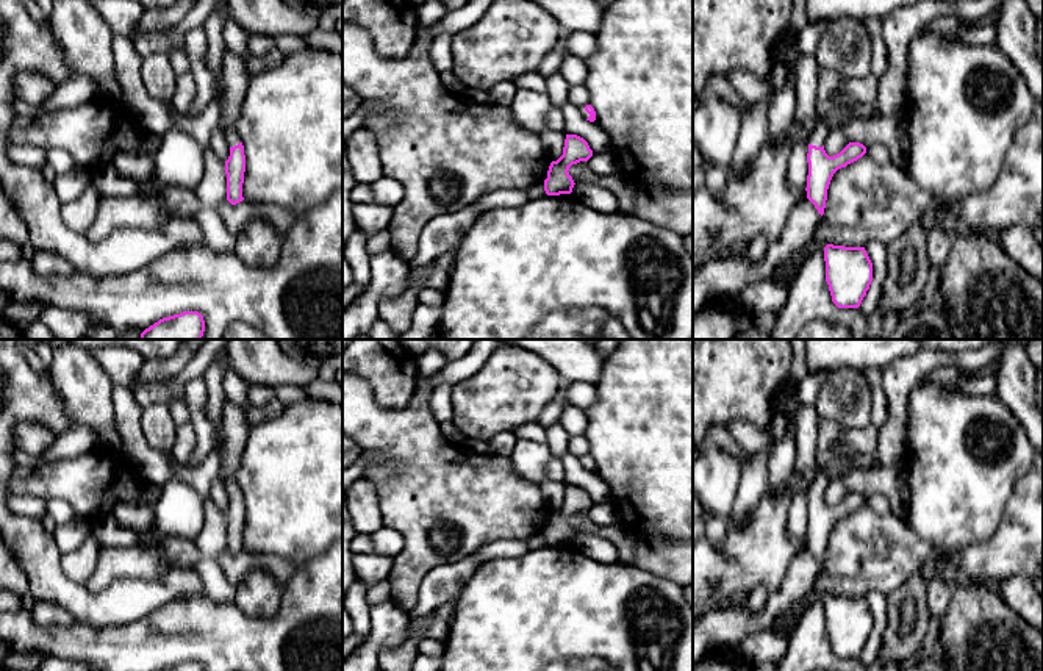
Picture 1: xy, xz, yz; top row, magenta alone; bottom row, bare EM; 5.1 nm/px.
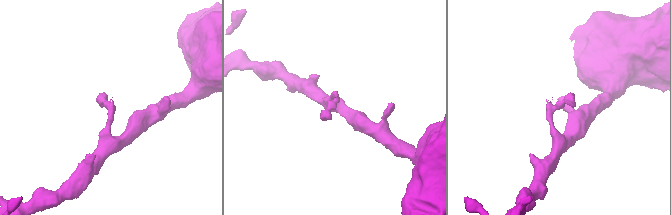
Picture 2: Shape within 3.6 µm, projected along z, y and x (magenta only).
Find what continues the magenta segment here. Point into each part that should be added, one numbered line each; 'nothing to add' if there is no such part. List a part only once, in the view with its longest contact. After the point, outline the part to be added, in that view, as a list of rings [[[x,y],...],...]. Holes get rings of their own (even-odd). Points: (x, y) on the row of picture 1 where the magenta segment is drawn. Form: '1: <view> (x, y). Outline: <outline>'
1: yz (820, 129). Outline: [[[816,117],[808,144],[823,147],[829,133],[830,127],[821,117]]]

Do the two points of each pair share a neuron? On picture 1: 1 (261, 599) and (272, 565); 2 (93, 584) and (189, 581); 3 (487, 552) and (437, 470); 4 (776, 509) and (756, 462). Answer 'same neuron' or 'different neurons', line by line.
1: different neurons
2: different neurons
3: different neurons
4: different neurons

